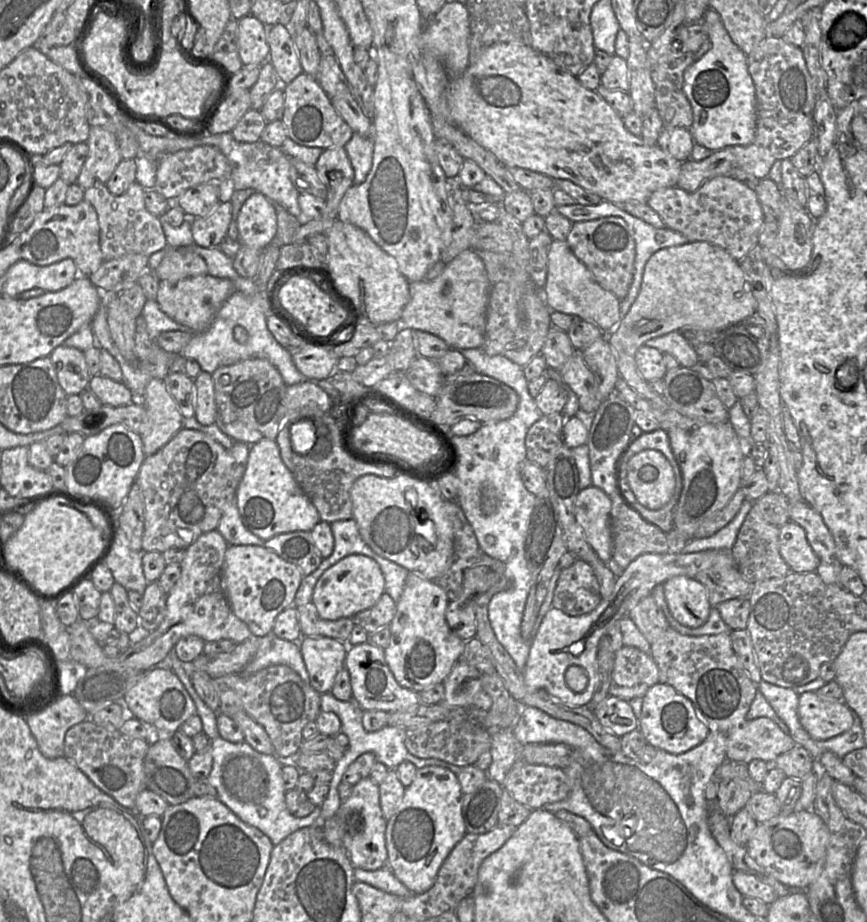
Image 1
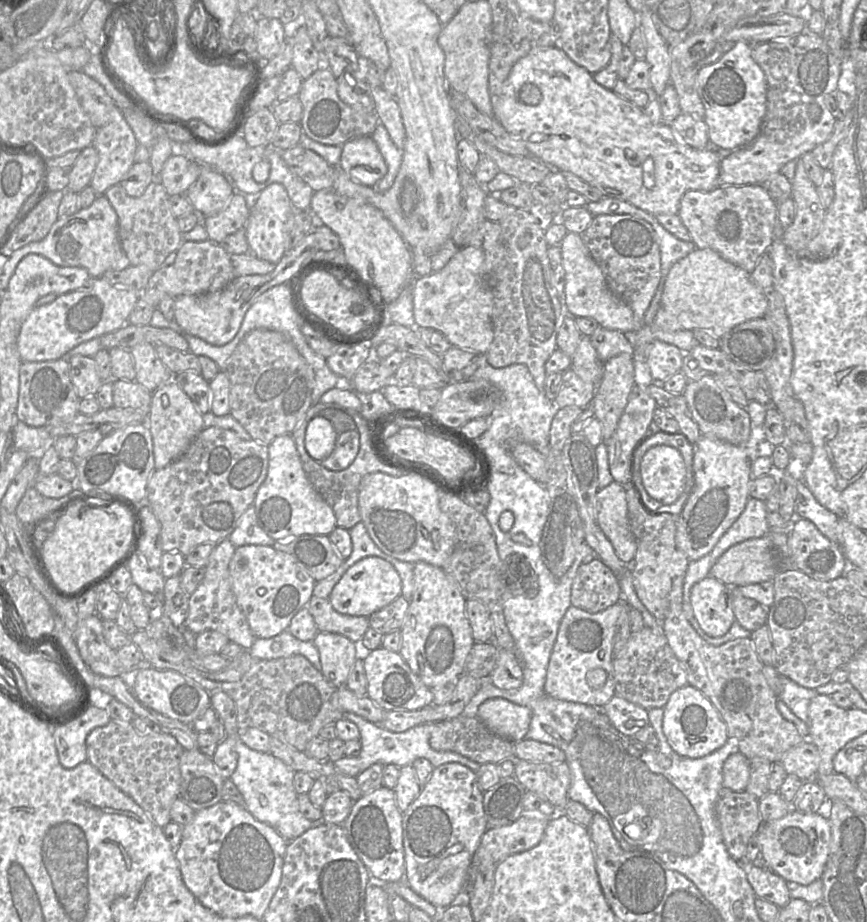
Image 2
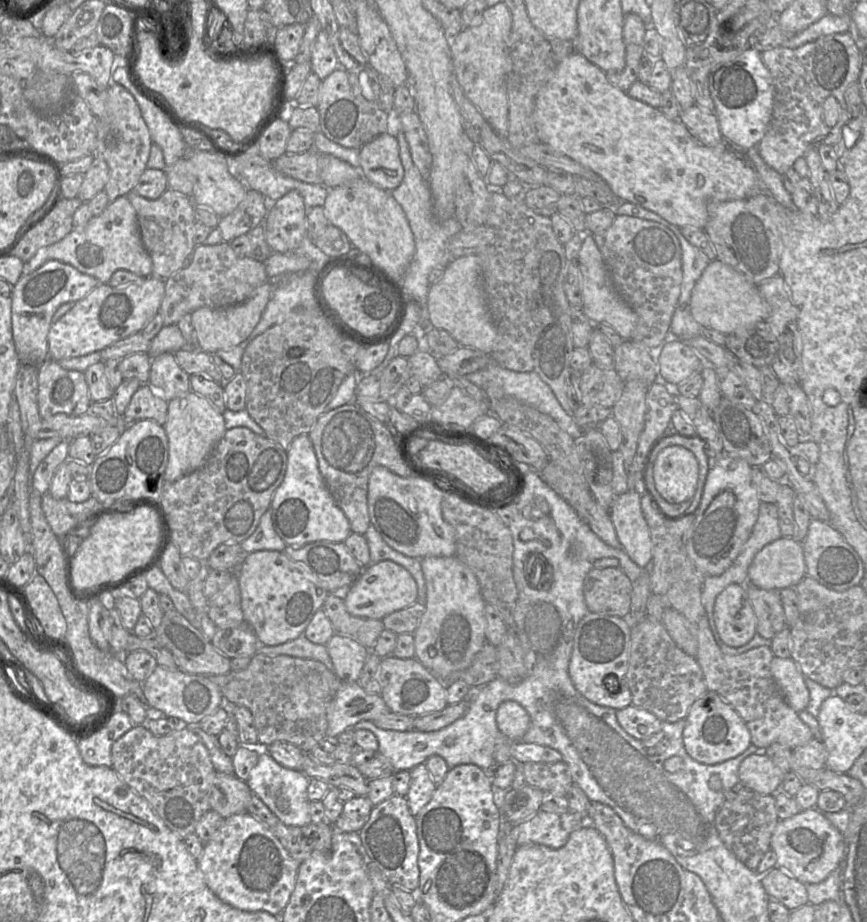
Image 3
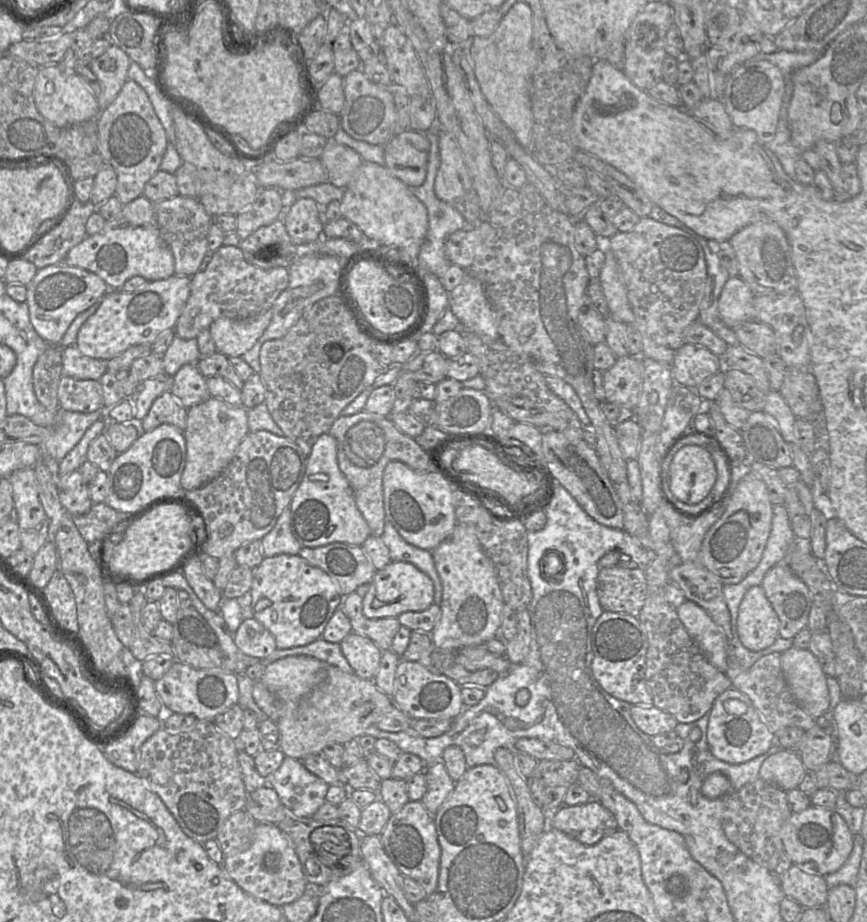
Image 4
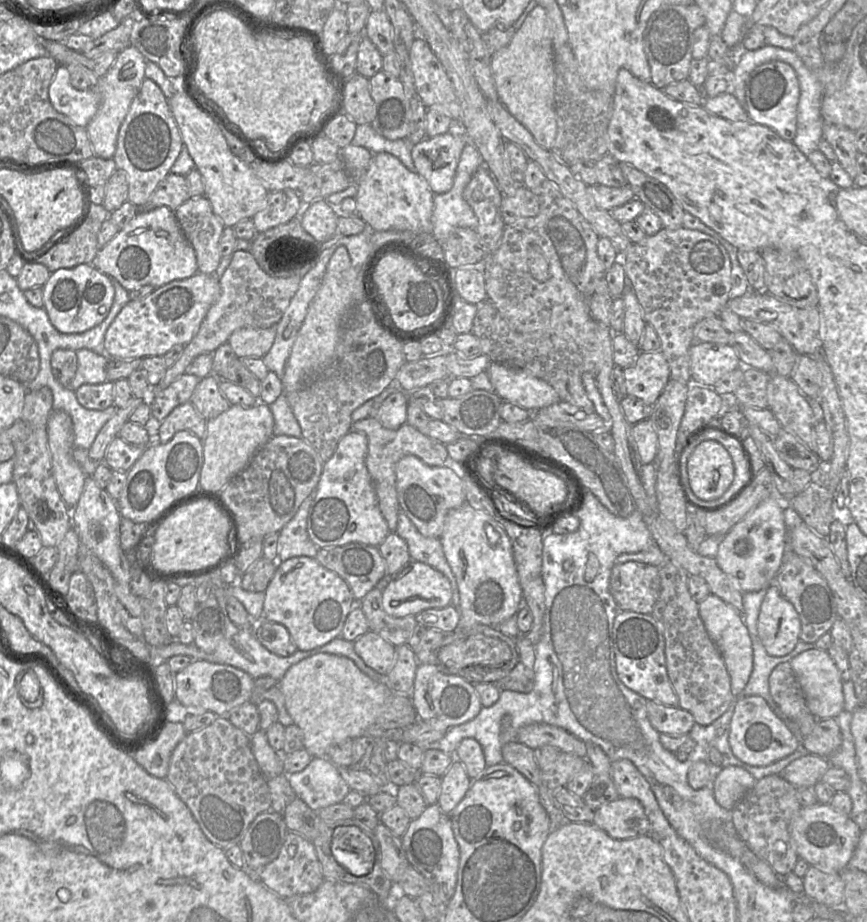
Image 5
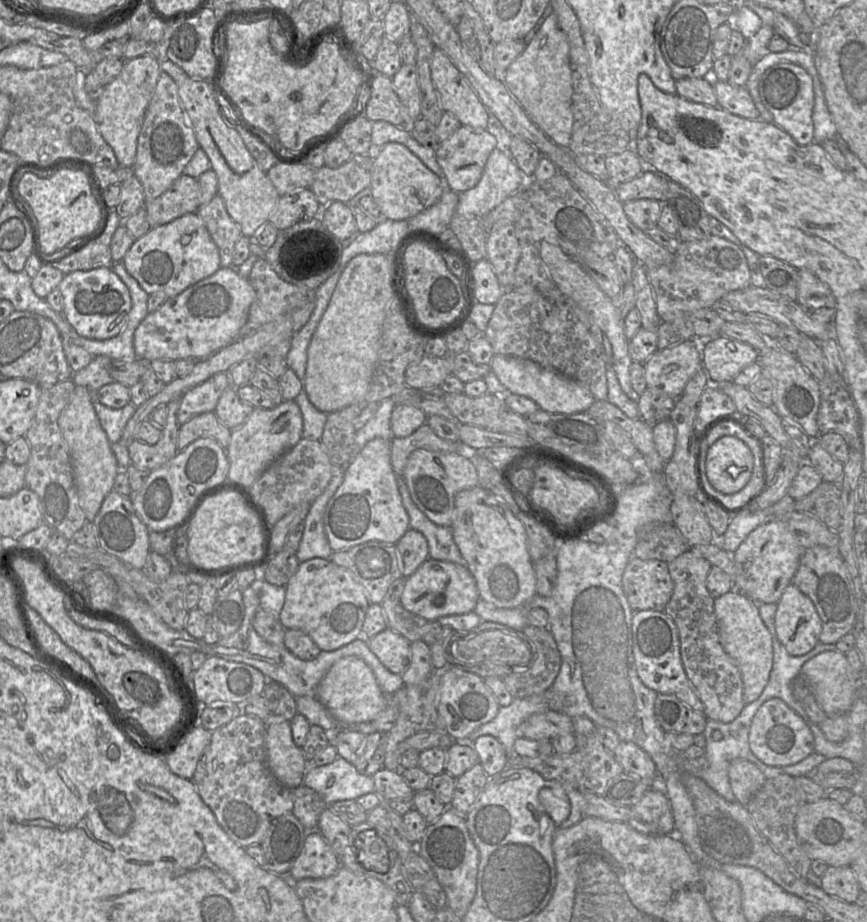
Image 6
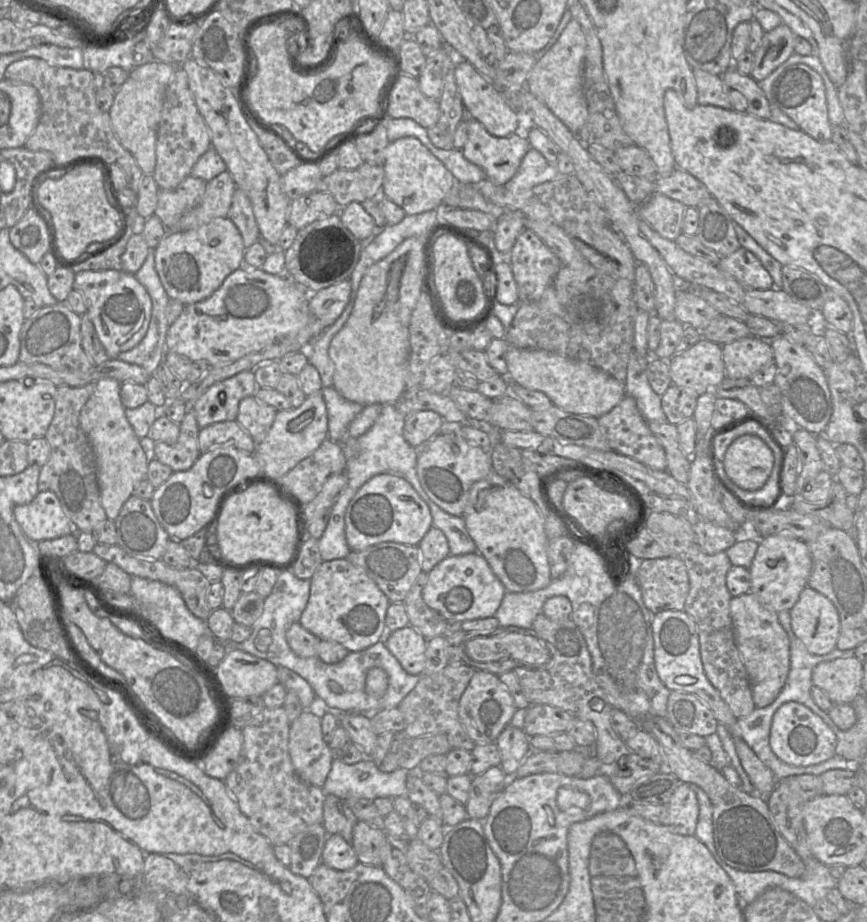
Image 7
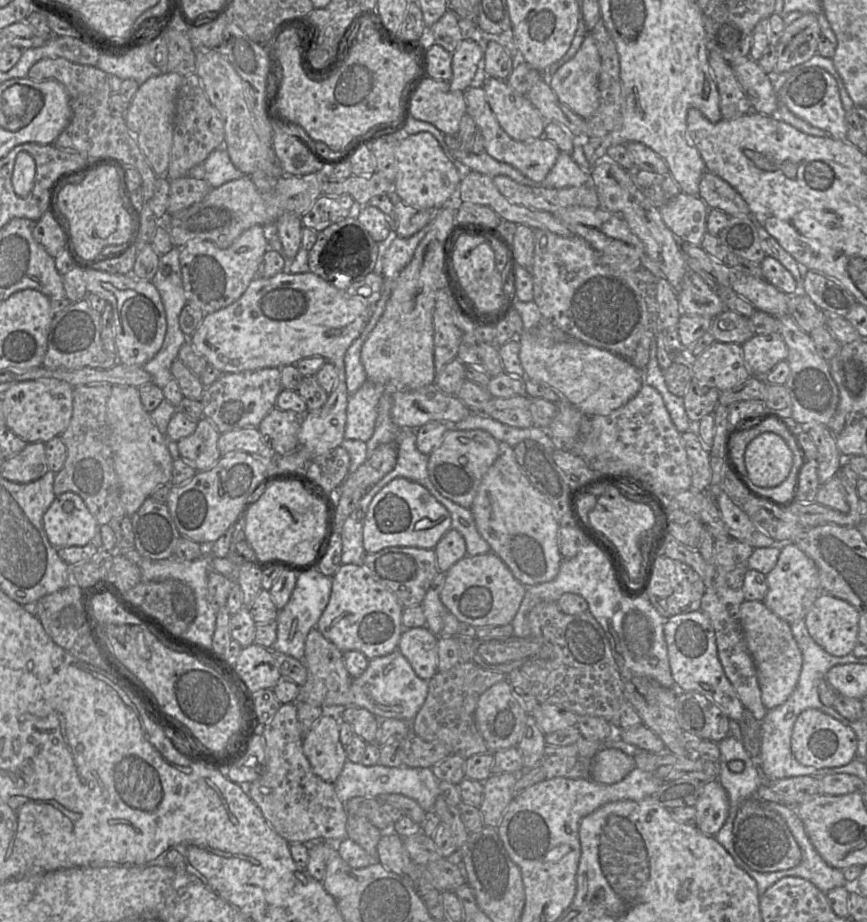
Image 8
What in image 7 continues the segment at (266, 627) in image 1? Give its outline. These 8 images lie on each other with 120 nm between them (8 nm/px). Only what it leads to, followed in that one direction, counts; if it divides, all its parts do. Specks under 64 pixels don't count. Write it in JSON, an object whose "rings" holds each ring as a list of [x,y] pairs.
{"rings":[[[346,559],[324,561],[309,581],[309,599],[298,622],[302,627],[320,640],[338,643],[350,652],[385,642],[385,618],[391,602],[362,569]]]}

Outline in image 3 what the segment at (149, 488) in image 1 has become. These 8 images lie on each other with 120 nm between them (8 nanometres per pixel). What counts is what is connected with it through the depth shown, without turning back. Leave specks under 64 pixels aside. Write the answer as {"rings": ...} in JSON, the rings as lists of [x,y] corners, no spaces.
{"rings":[[[243,427],[227,429],[221,440],[215,445],[205,463],[197,470],[181,477],[177,481],[164,484],[159,497],[163,509],[167,515],[170,538],[183,556],[191,556],[205,562],[210,554],[221,544],[240,544],[253,534],[259,525],[262,515],[268,510],[273,494],[282,484],[287,470],[287,452],[279,444],[260,436]]]}

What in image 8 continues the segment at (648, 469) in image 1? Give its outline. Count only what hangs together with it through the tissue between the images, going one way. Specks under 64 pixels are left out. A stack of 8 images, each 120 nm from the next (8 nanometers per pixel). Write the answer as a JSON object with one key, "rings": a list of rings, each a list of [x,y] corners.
{"rings":[[[766,432],[749,442],[743,454],[746,477],[756,487],[771,488],[787,480],[793,453],[778,434]]]}

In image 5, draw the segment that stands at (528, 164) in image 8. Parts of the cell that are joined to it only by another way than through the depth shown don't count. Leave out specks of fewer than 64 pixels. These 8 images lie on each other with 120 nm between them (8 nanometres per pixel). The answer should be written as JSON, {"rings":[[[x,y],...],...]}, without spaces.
{"rings":[[[447,132],[413,144],[411,156],[415,170],[434,193],[451,190],[461,154],[468,143],[465,135]]]}

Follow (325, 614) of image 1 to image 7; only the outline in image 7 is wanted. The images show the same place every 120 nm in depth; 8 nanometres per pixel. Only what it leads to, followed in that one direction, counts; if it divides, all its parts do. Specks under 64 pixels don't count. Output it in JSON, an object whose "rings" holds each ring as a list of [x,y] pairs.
{"rings":[[[478,552],[462,556],[448,556],[428,572],[428,581],[423,588],[425,603],[447,621],[494,617],[503,597],[507,593],[504,585],[494,574],[487,560]]]}

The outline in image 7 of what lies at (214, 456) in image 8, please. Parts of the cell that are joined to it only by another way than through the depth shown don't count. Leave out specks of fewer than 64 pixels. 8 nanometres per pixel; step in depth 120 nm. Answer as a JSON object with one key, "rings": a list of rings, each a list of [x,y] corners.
{"rings":[[[192,404],[191,409],[185,414],[179,425],[180,433],[175,443],[155,443],[154,459],[174,471],[186,471],[201,455],[198,445],[198,435],[201,428],[195,418]]]}

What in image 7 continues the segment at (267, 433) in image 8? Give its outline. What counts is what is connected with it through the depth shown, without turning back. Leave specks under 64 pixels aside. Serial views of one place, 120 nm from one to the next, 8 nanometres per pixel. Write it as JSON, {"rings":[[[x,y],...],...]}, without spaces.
{"rings":[[[249,396],[240,401],[236,422],[259,443],[267,435],[277,412],[274,407]]]}

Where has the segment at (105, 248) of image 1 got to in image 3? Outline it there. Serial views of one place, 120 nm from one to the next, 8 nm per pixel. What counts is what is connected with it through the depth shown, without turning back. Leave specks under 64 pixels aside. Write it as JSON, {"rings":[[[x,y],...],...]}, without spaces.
{"rings":[[[167,189],[155,200],[146,199],[134,190],[126,195],[134,207],[142,243],[152,259],[153,276],[167,279],[185,267],[185,260],[193,252],[195,203],[190,196]]]}

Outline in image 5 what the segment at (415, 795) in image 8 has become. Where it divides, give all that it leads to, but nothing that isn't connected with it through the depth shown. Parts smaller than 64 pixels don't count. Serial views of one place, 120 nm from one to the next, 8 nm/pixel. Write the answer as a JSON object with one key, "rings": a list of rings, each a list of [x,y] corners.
{"rings":[[[327,757],[313,758],[309,765],[302,771],[282,775],[286,775],[285,777],[289,781],[297,798],[315,811],[323,807],[341,803],[351,791],[346,781],[340,775],[339,767]]]}

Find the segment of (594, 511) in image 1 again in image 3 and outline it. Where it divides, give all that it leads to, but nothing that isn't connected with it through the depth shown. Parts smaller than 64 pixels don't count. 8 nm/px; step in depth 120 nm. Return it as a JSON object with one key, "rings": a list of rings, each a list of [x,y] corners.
{"rings":[[[633,489],[617,495],[609,512],[621,548],[635,564],[648,568],[652,542],[641,508],[641,496]]]}

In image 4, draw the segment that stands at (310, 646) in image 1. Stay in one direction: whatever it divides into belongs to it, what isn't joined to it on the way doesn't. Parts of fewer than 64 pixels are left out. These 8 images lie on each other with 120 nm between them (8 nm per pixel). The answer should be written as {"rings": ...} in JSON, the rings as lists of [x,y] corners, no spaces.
{"rings":[[[351,633],[340,643],[341,651],[358,677],[373,680],[382,650],[369,638]]]}

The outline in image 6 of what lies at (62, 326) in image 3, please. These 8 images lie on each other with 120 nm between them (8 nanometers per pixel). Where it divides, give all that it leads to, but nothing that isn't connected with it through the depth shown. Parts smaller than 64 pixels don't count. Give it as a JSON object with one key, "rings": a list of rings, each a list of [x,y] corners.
{"rings":[[[230,266],[221,267],[213,275],[186,288],[173,298],[166,299],[156,310],[147,313],[134,331],[133,345],[139,361],[156,359],[201,360],[235,341],[248,319],[250,306],[255,300],[255,289],[248,278]]]}

